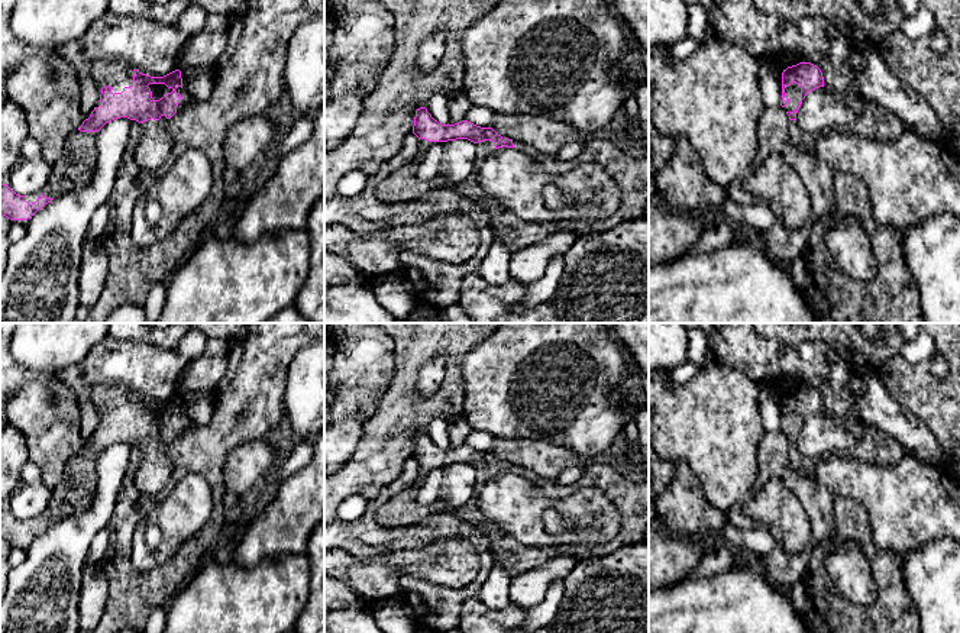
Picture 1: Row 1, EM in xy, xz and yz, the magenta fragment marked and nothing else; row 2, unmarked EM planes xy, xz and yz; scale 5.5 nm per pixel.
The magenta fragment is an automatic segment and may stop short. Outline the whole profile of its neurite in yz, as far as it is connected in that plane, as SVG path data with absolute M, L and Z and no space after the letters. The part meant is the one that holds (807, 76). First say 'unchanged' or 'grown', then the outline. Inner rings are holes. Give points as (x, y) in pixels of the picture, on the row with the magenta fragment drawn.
grown | M799 62L783 70L780 106L786 110L789 120L796 120L805 96L820 87L824 87L822 72L811 62Z

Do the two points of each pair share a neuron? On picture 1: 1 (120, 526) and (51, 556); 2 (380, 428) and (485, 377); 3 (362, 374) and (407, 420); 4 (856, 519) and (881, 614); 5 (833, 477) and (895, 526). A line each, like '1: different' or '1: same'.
1: different
2: different
3: different
4: same
5: same

